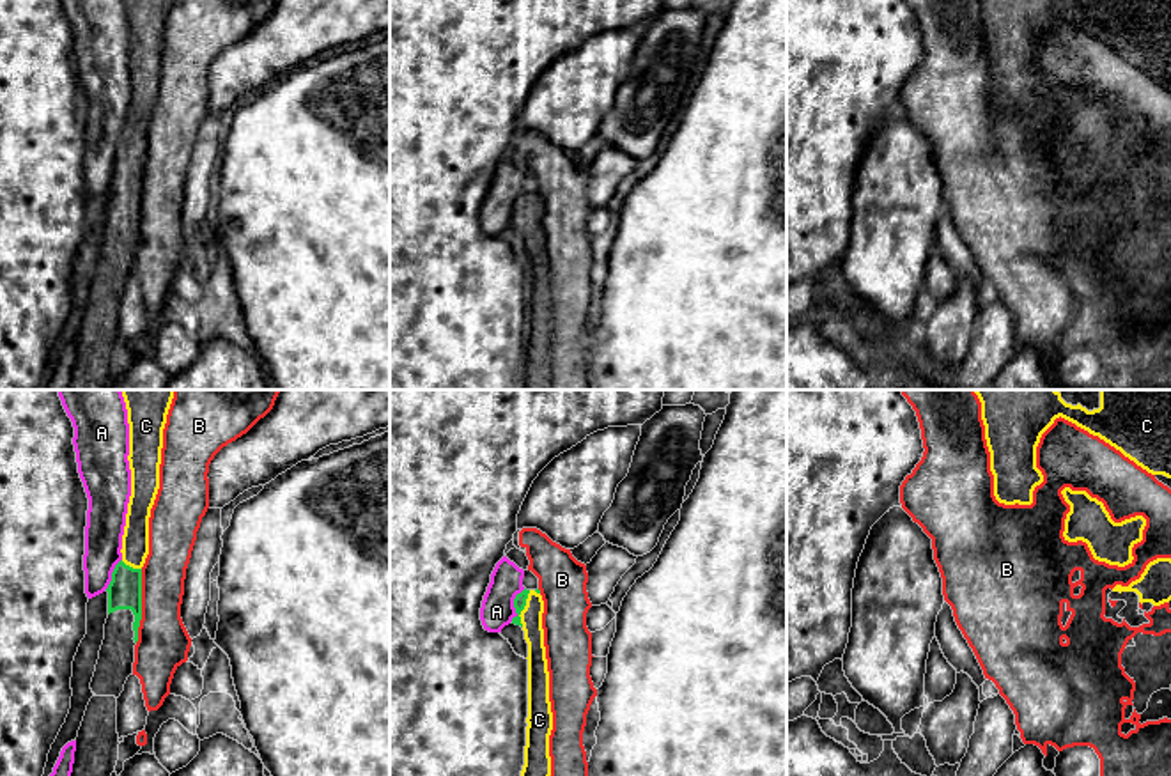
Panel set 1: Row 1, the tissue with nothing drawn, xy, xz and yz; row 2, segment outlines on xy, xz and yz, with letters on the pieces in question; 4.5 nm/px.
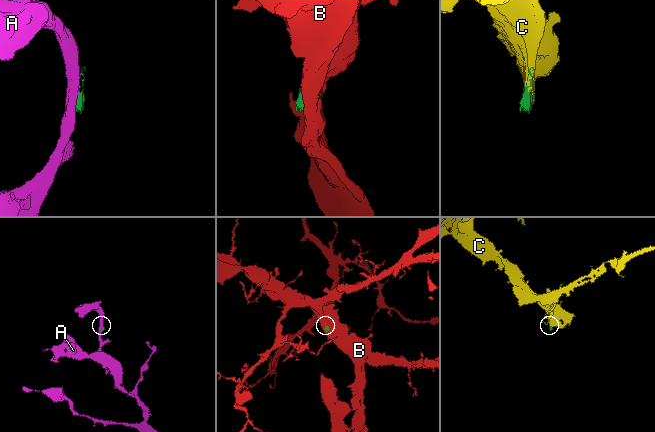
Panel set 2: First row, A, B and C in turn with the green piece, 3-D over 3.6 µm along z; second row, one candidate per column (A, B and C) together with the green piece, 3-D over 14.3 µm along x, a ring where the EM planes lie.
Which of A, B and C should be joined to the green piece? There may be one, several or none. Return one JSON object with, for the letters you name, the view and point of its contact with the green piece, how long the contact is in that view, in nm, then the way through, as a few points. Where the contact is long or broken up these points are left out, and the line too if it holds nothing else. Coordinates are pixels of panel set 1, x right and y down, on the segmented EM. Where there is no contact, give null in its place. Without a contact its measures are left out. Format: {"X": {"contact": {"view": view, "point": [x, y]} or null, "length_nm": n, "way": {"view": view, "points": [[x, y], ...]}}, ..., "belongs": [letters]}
{"C": {"contact": {"view": "xz", "point": [523, 608]}, "length_nm": 170, "way": {"view": "xz", "points": [[519, 601], [523, 608], [532, 615]]}}, "belongs": ["C"]}

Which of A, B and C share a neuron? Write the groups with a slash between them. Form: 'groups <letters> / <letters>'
groups A / B / C

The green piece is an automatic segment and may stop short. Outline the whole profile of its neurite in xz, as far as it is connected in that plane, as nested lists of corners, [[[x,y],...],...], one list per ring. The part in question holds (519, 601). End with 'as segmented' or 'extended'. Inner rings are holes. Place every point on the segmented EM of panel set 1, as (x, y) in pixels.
[[[523,590],[514,599],[516,617],[528,643],[528,718],[524,765],[521,776],[551,776],[549,735],[553,712],[549,702],[549,671],[544,647],[540,590]]]; extended

